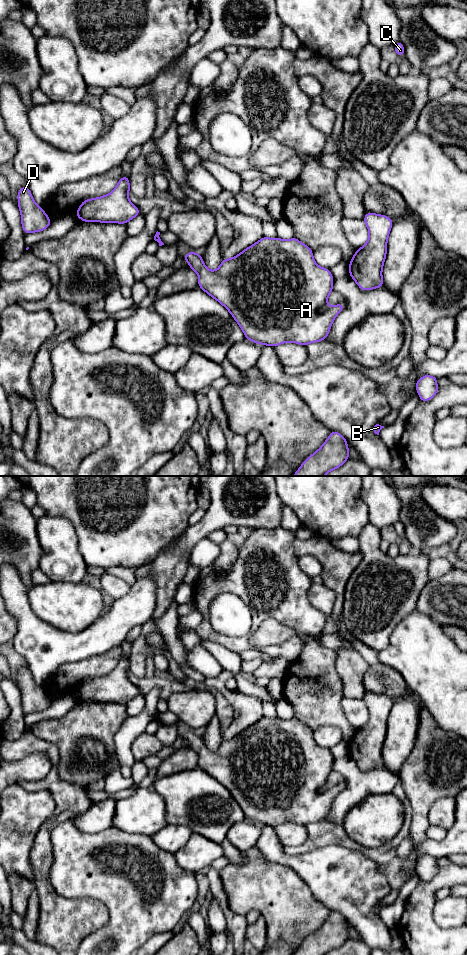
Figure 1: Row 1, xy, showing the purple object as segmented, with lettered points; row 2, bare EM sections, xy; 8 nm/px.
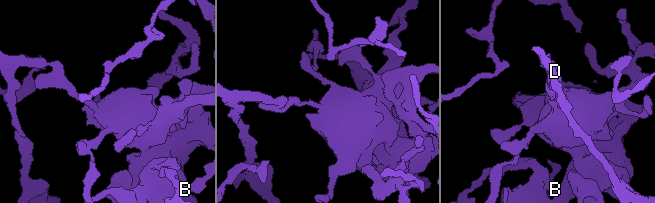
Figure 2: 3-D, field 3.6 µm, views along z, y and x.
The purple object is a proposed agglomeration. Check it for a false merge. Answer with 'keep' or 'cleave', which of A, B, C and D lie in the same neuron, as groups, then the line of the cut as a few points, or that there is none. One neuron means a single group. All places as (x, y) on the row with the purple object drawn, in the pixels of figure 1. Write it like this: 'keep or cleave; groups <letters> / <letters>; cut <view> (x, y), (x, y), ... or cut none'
keep; groups A B C D; cut none

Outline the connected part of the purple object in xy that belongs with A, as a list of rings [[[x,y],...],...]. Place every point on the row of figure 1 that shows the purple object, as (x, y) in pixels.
[[[263,236],[260,240],[258,240],[256,243],[254,243],[253,245],[249,246],[248,248],[240,252],[237,256],[229,259],[223,258],[219,268],[215,271],[211,271],[205,267],[204,261],[198,252],[188,252],[182,257],[182,259],[188,262],[189,268],[191,268],[192,270],[198,273],[199,276],[198,287],[204,290],[212,298],[217,300],[230,312],[234,320],[238,323],[238,325],[242,329],[246,339],[252,341],[253,343],[259,343],[262,346],[270,345],[276,347],[285,342],[293,342],[296,344],[301,344],[306,346],[310,343],[323,341],[328,336],[334,319],[345,307],[344,303],[339,303],[332,307],[327,306],[328,296],[333,291],[333,282],[334,282],[334,278],[330,272],[330,269],[326,269],[318,266],[314,261],[312,249],[309,248],[304,243],[300,242],[295,237],[289,240],[283,240],[278,237],[267,238]]]

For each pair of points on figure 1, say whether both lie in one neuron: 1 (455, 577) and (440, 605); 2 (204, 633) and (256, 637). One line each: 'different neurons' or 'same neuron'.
1: same neuron
2: different neurons

